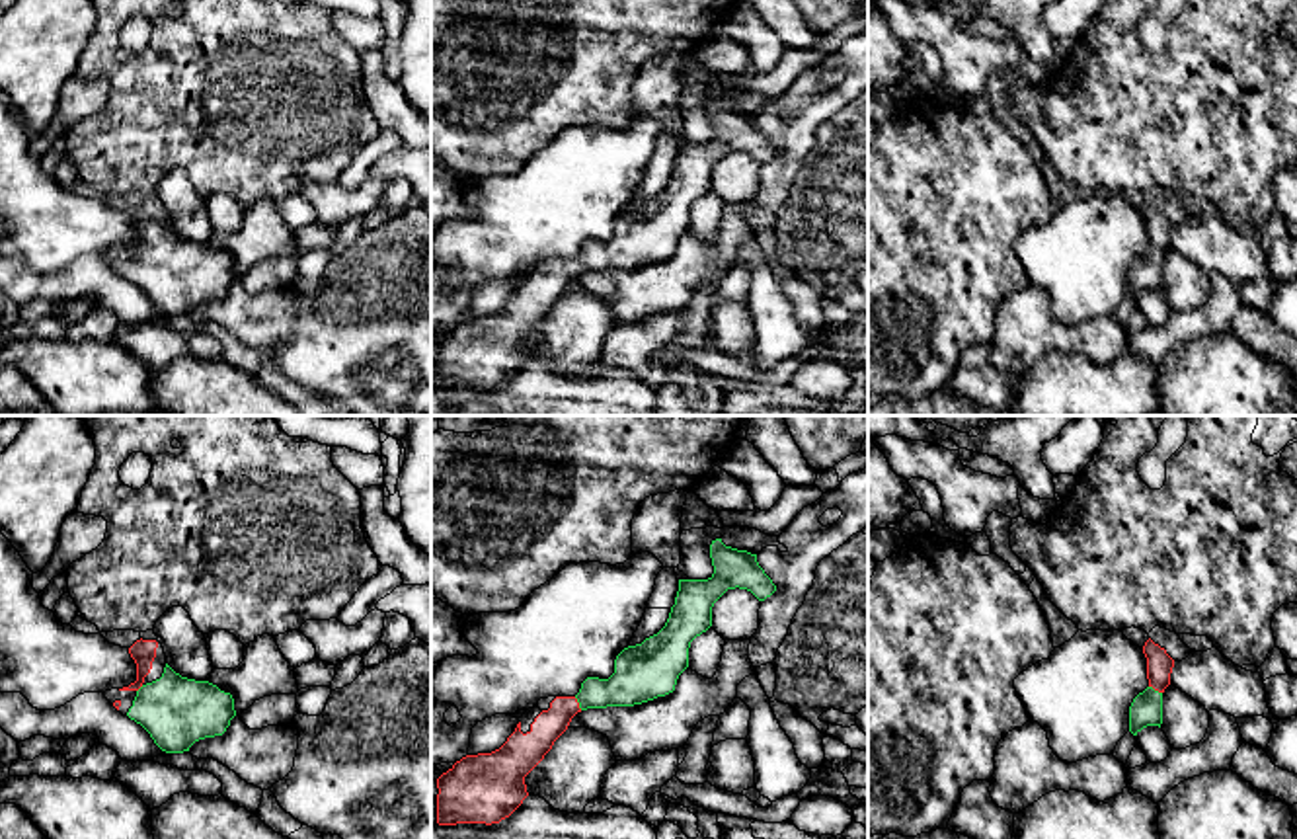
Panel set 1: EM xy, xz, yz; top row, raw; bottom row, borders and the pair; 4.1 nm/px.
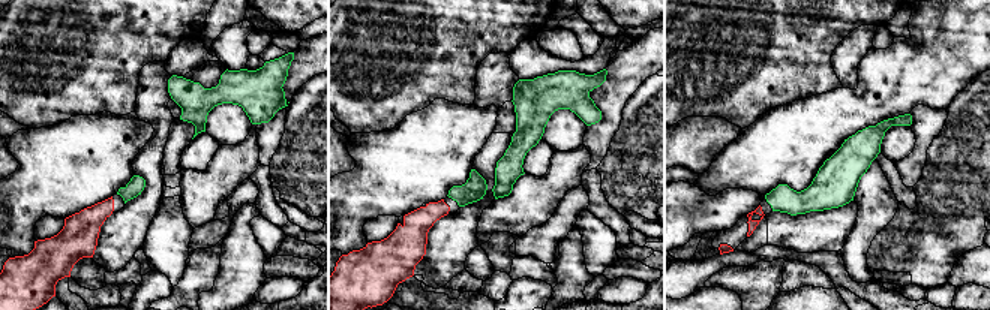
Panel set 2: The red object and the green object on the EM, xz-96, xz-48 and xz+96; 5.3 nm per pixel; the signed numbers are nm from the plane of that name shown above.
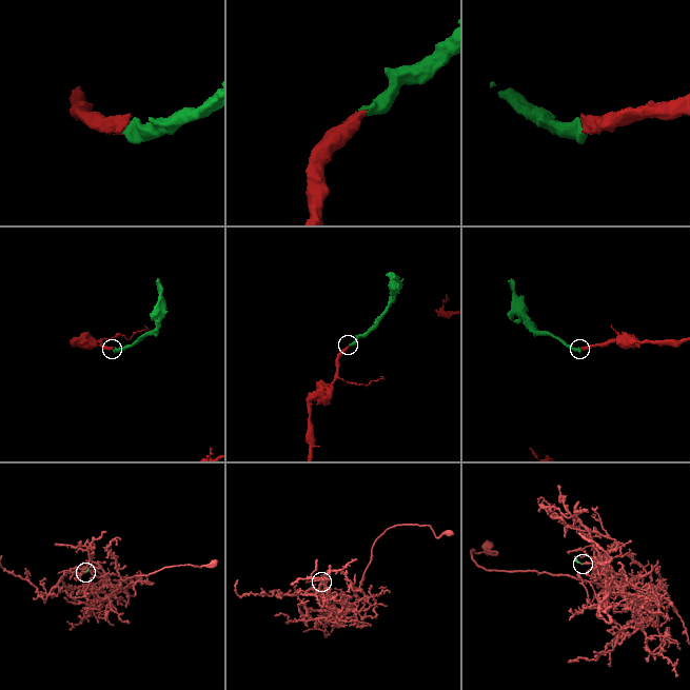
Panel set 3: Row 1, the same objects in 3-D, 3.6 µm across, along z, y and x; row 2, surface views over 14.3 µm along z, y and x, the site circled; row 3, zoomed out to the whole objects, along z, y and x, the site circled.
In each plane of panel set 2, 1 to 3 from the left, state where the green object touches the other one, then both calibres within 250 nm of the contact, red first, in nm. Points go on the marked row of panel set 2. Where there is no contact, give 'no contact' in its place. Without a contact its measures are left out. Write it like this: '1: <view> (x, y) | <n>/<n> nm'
1: no contact
2: no contact
3: no contact

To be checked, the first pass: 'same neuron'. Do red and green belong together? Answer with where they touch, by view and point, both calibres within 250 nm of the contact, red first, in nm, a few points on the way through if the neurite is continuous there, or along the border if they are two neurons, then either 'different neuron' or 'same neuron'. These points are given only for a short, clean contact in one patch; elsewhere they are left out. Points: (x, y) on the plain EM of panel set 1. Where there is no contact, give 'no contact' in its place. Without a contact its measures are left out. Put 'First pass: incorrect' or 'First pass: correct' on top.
First pass: correct
meets red in xz at (578, 266); 120 nm thick on the red side, 190 nm on the other; runs through xz (549, 287), (566, 270), (578, 266), (634, 244); same neuron

